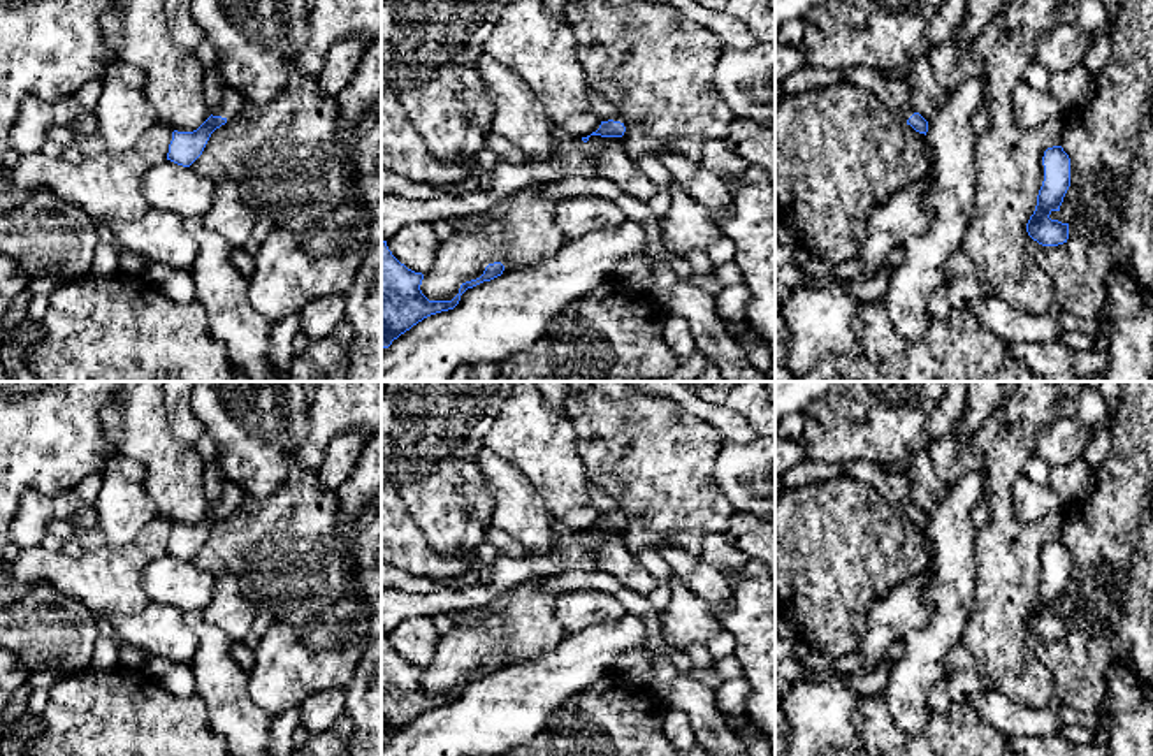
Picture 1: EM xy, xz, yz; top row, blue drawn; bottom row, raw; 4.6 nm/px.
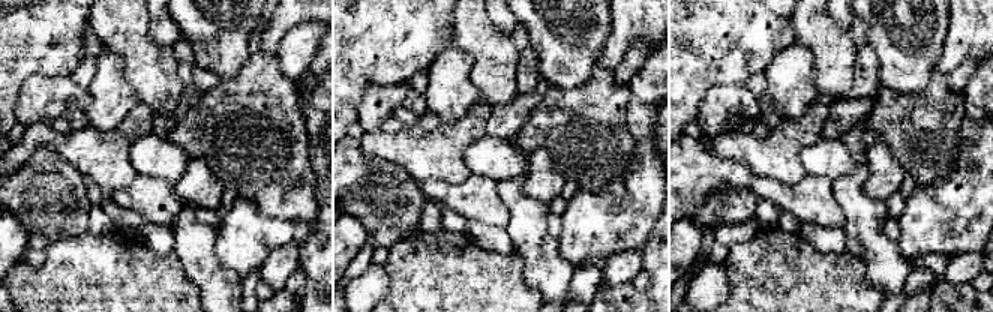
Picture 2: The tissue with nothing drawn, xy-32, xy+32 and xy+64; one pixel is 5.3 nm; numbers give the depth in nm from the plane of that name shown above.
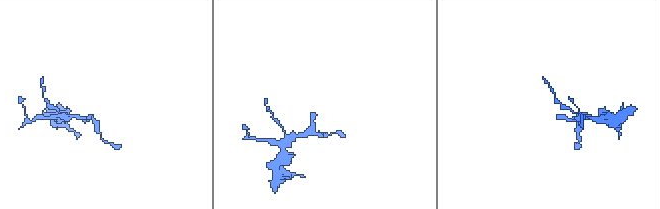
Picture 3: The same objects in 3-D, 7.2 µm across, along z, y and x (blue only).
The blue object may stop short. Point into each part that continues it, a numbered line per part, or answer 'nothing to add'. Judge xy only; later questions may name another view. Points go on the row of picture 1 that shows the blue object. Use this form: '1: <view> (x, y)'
1: xy (231, 101)

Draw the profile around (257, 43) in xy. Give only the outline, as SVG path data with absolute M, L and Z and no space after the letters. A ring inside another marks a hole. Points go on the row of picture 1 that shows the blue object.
M192 0L190 14L214 44L228 88L246 102L279 95L308 40L306 0Z

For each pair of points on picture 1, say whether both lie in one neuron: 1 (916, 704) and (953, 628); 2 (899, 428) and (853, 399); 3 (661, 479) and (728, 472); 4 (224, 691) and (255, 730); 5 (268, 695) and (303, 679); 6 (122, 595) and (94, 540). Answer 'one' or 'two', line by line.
1: one
2: one
3: two
4: one
5: one
6: two

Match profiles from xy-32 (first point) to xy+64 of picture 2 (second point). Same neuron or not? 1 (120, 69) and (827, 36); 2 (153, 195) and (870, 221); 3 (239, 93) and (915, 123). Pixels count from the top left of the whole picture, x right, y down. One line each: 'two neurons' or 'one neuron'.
1: one neuron
2: two neurons
3: one neuron

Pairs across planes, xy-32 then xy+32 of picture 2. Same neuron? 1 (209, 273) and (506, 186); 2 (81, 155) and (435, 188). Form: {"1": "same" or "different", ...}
{"1": "same", "2": "different"}

